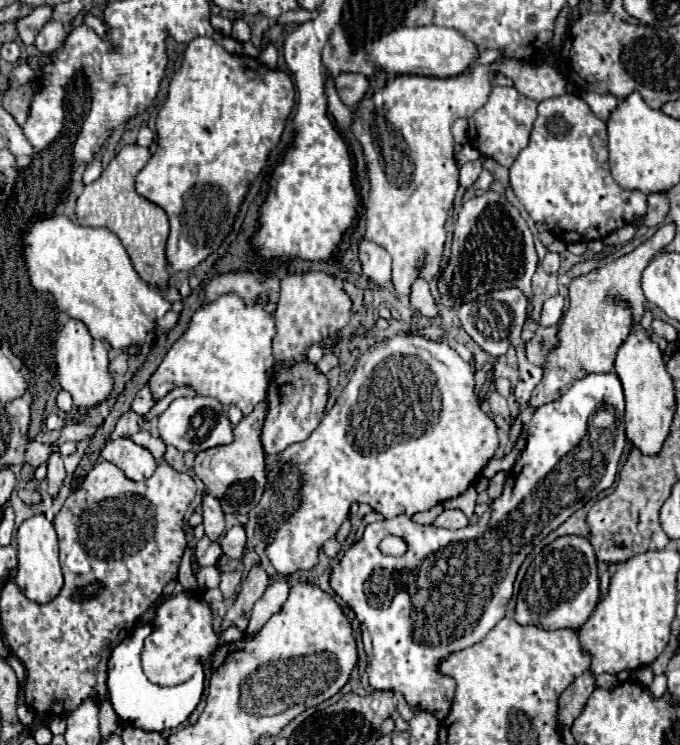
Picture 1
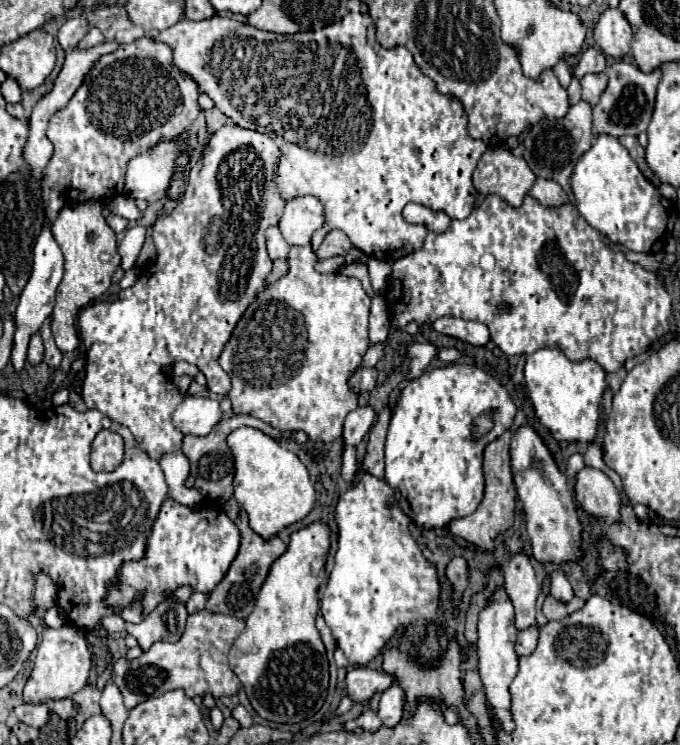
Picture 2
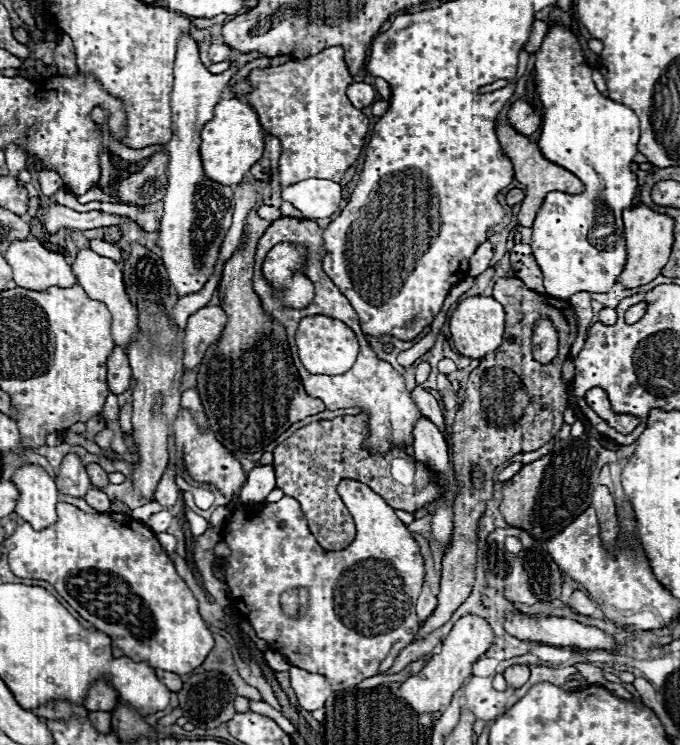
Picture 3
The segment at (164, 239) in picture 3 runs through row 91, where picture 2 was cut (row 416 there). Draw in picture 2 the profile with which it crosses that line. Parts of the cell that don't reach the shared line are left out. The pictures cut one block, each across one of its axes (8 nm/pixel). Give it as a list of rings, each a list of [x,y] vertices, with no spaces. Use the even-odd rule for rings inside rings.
[[[186,396],[180,406],[174,410],[174,426],[182,434],[204,436],[222,420],[222,410],[218,400],[206,396]]]

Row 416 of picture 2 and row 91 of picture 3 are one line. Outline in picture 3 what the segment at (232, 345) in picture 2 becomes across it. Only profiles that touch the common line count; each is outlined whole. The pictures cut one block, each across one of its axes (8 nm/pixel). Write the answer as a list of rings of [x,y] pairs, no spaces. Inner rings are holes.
[[[342,46],[324,48],[320,54],[308,56],[304,60],[290,60],[282,66],[252,70],[248,74],[248,80],[256,90],[248,96],[238,96],[238,98],[242,102],[248,102],[258,112],[260,124],[268,134],[280,138],[280,142],[282,142],[280,174],[270,182],[250,180],[246,184],[236,186],[234,220],[222,242],[222,250],[220,250],[220,258],[214,268],[214,274],[206,282],[204,290],[200,290],[192,296],[180,298],[174,306],[174,322],[176,322],[178,330],[182,330],[188,322],[188,316],[192,312],[196,312],[198,308],[204,308],[208,304],[210,296],[214,294],[214,290],[220,282],[220,276],[222,276],[224,262],[232,256],[232,252],[240,244],[246,214],[256,204],[260,204],[266,196],[278,194],[282,188],[296,184],[300,180],[324,178],[324,180],[340,182],[344,172],[356,162],[356,158],[364,146],[364,136],[368,132],[366,114],[362,114],[358,108],[354,108],[346,96],[346,88],[348,88],[348,84],[352,84],[352,76],[344,62]]]

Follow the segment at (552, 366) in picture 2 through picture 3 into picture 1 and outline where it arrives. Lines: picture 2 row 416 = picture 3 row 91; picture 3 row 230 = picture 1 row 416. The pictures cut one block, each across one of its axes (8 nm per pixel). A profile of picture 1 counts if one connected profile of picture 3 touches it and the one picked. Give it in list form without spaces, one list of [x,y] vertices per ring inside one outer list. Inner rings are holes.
[[[614,372],[586,376],[576,380],[572,388],[558,400],[536,408],[528,426],[526,446],[514,468],[508,472],[504,492],[490,504],[490,508],[480,516],[476,524],[468,524],[460,530],[446,530],[416,524],[408,516],[396,516],[392,520],[368,524],[362,540],[350,546],[334,568],[330,586],[342,600],[348,602],[356,618],[366,624],[372,636],[374,650],[368,666],[370,686],[374,690],[402,692],[410,706],[420,704],[426,710],[440,714],[442,720],[448,714],[448,706],[454,698],[454,682],[450,676],[440,674],[438,664],[452,652],[480,642],[488,634],[488,630],[506,616],[506,606],[512,598],[516,572],[528,556],[534,536],[538,536],[538,532],[552,532],[562,522],[566,522],[572,512],[576,512],[588,500],[614,484],[624,444],[624,394],[618,376]],[[388,534],[402,536],[406,540],[408,552],[404,556],[384,556],[378,550],[380,540]],[[418,592],[420,596],[424,596],[422,612],[418,612],[420,608],[414,608],[412,604],[412,598]],[[412,626],[422,626],[422,644],[412,638]]]

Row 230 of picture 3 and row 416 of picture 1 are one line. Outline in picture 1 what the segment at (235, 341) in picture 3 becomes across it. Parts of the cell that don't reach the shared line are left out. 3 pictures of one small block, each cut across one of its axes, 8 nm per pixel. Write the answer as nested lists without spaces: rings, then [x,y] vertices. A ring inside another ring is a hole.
[[[260,402],[252,414],[244,416],[234,426],[234,442],[226,446],[214,446],[204,452],[198,452],[194,462],[196,476],[204,482],[210,494],[216,494],[222,502],[226,514],[248,514],[262,498],[266,488],[266,466],[264,450],[260,446],[260,426],[264,424],[264,414],[268,410],[266,402]]]

